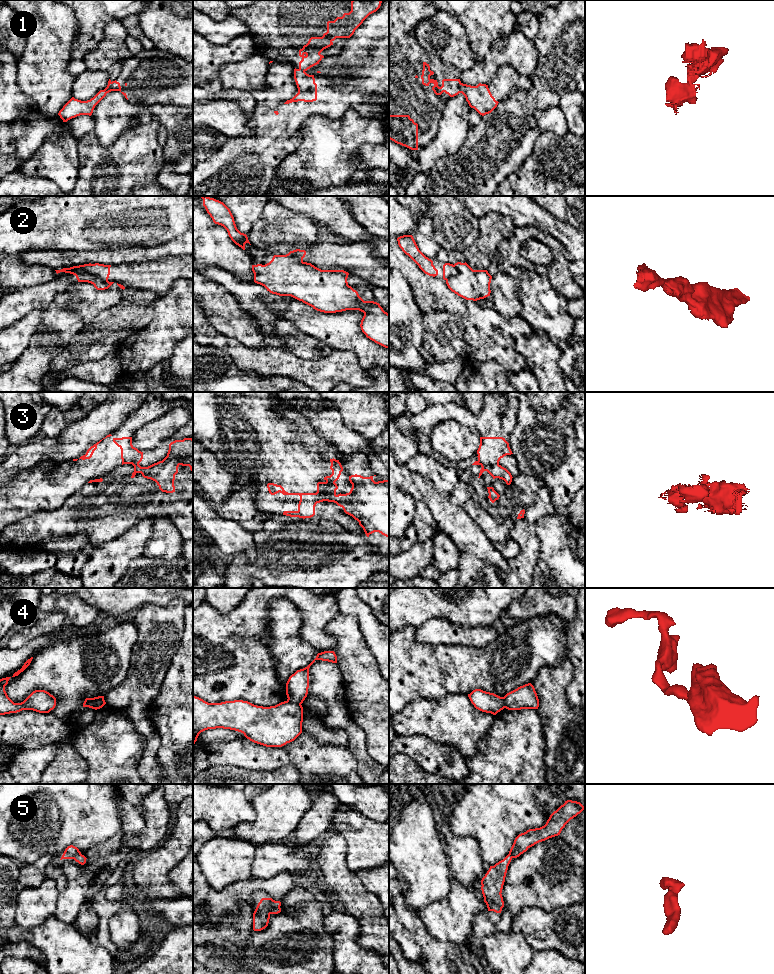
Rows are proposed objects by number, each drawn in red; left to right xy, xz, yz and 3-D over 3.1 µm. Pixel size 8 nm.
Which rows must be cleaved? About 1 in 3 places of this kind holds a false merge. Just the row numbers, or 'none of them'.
1, 2, 3, 4

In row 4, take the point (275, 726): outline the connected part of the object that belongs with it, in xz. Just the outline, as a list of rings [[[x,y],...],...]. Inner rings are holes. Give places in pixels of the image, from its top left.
[[[193,696],[193,749],[201,732],[216,728],[241,732],[266,747],[282,747],[302,733],[302,722],[303,707],[294,702],[263,707],[243,700],[208,703]]]

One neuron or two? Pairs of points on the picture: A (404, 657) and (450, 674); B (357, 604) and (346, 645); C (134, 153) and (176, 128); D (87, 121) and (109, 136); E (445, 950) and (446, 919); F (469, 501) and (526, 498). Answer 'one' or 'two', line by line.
A: one
B: two
C: two
D: two
E: two
F: one

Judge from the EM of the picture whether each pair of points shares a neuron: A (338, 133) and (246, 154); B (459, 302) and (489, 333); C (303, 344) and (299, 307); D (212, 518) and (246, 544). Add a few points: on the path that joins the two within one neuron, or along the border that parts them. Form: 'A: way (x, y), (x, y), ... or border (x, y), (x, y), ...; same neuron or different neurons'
A: border (299, 144), (282, 160); different neurons
B: way (467, 310), (484, 325); same neuron
C: border (282, 319), (292, 321), (305, 333), (324, 341); different neurons
D: way (220, 526), (238, 542); same neuron

